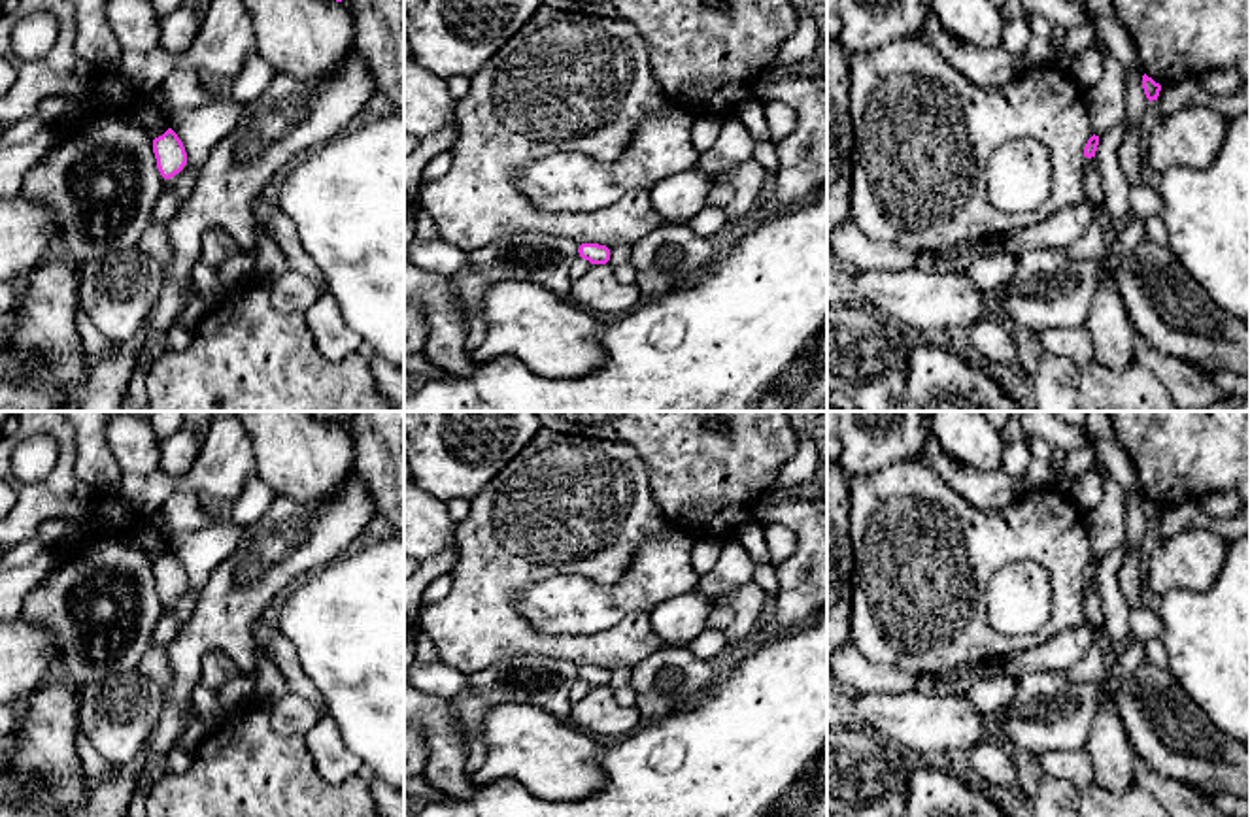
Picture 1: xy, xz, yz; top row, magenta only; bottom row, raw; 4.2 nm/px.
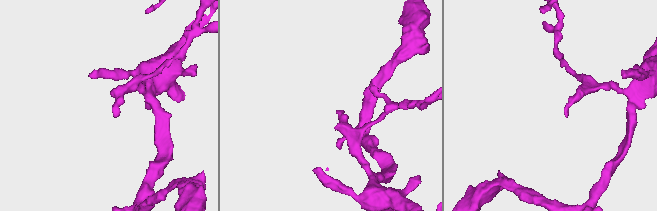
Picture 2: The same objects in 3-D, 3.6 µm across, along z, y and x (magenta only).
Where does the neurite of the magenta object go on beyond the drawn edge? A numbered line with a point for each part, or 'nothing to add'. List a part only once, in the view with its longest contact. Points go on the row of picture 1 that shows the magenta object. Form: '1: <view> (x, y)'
nothing to add

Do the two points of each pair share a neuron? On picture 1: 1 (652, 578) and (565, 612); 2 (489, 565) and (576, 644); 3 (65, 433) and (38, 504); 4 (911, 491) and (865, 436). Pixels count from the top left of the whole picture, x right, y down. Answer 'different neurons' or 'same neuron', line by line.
1: same neuron
2: same neuron
3: same neuron
4: different neurons

